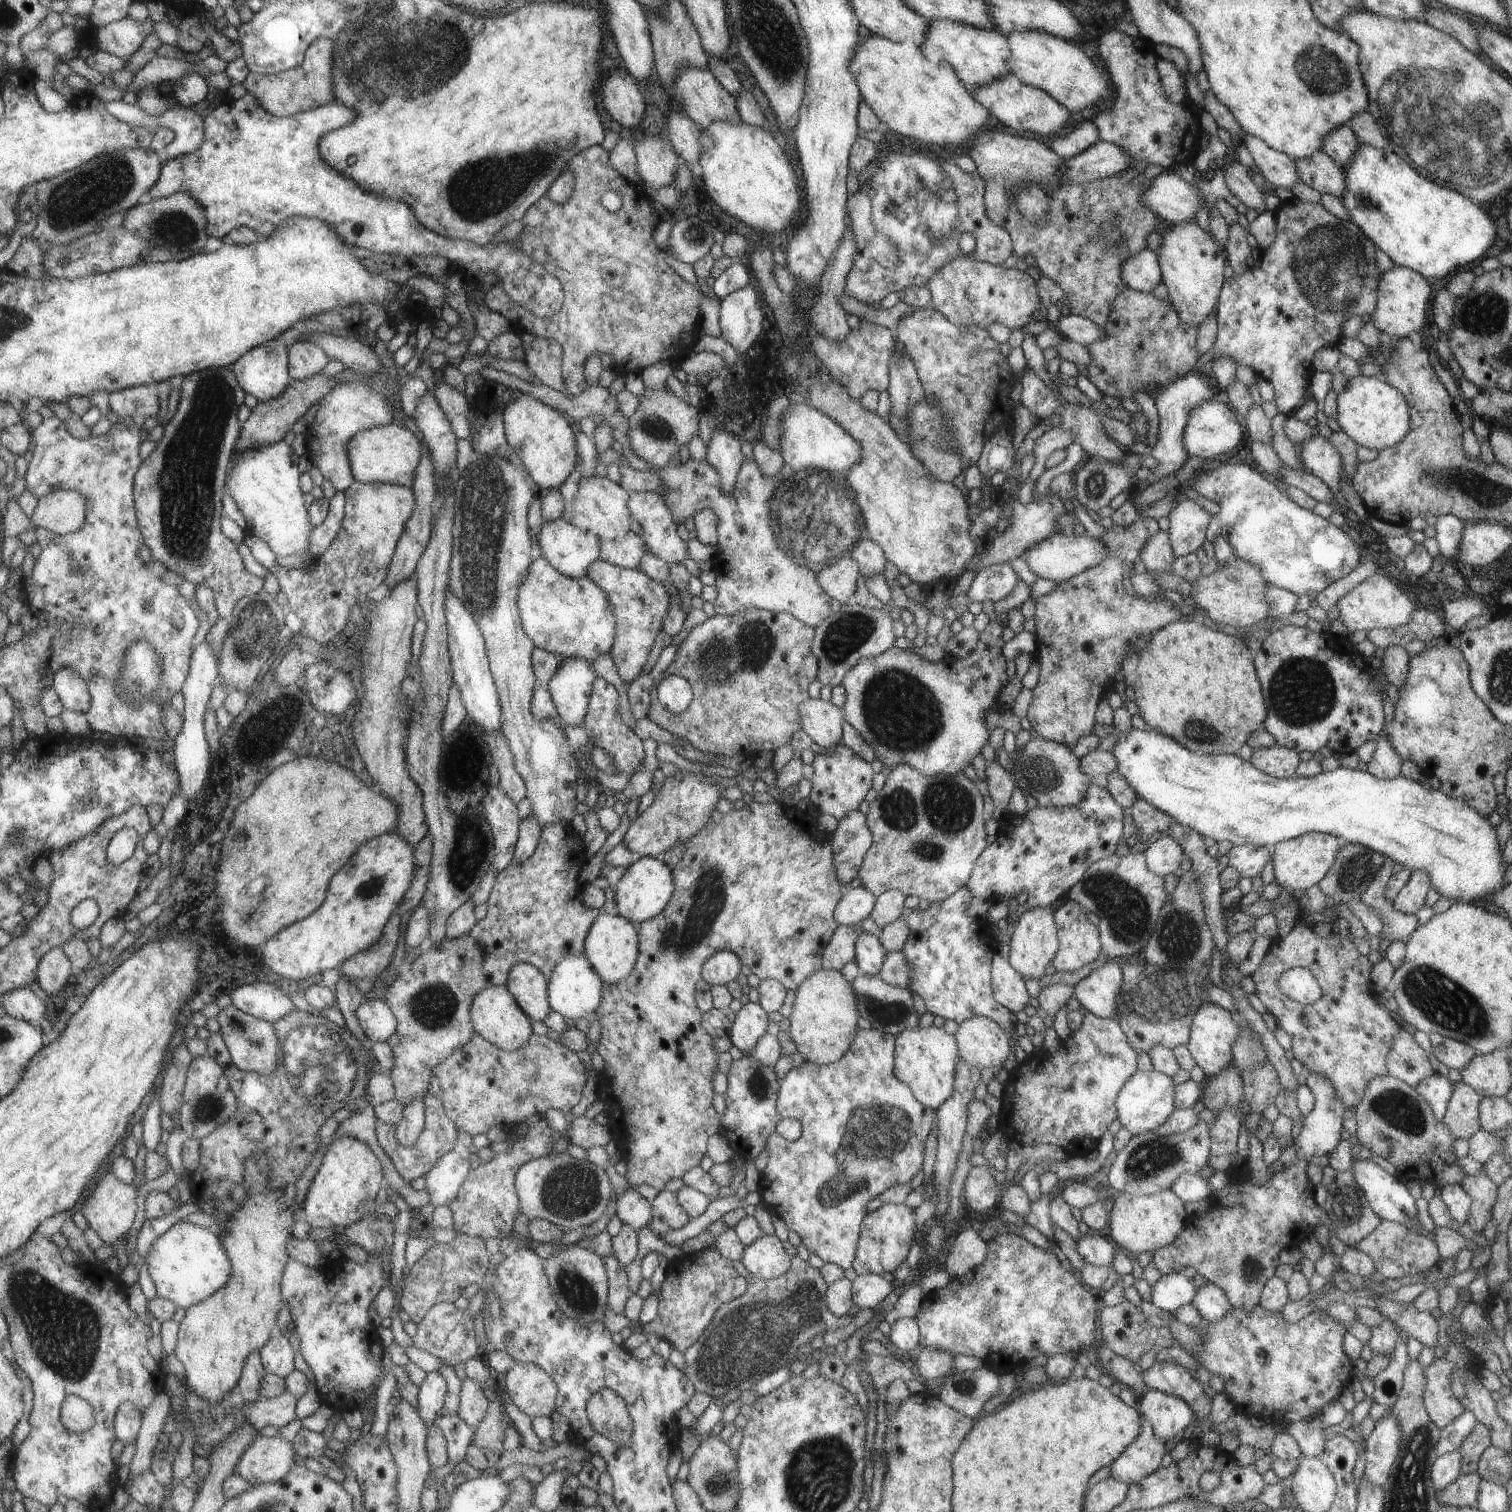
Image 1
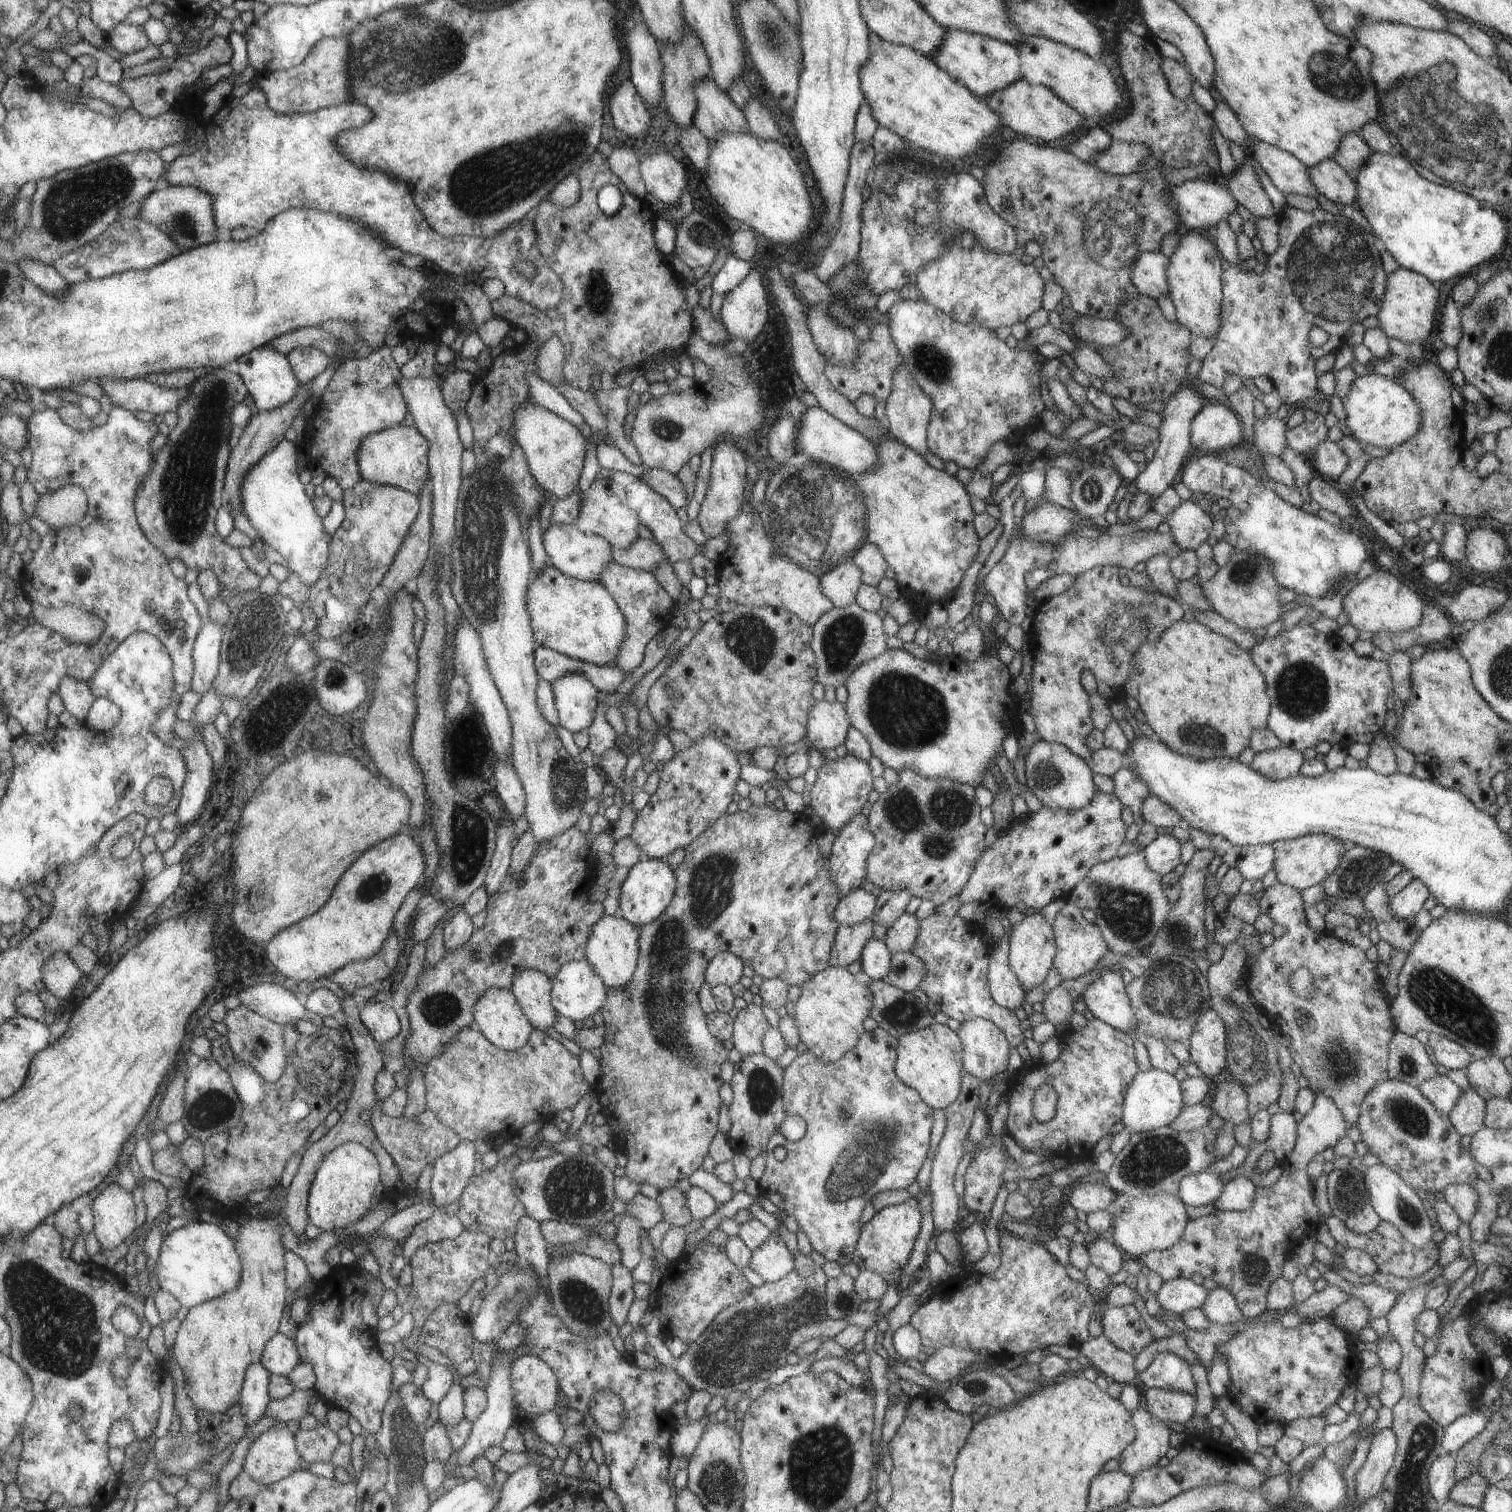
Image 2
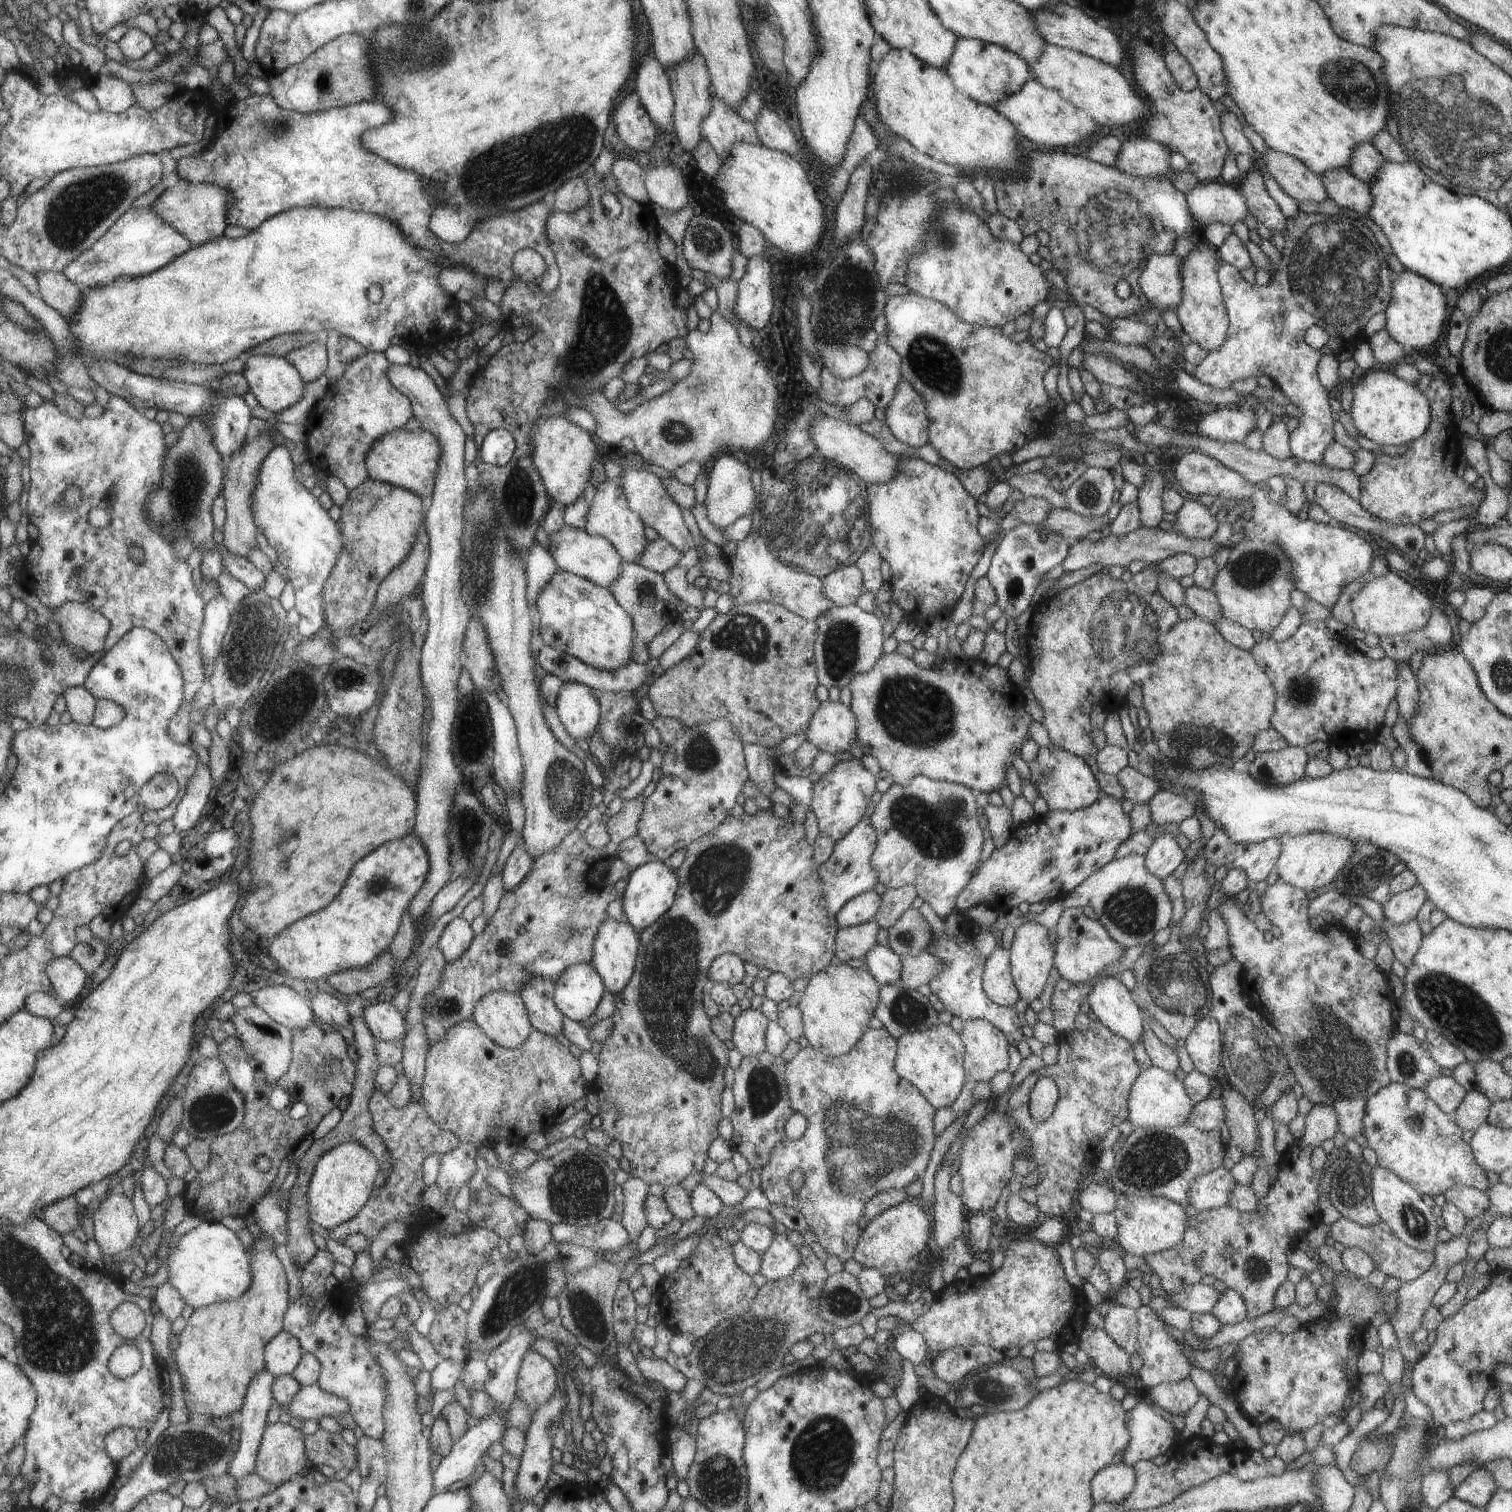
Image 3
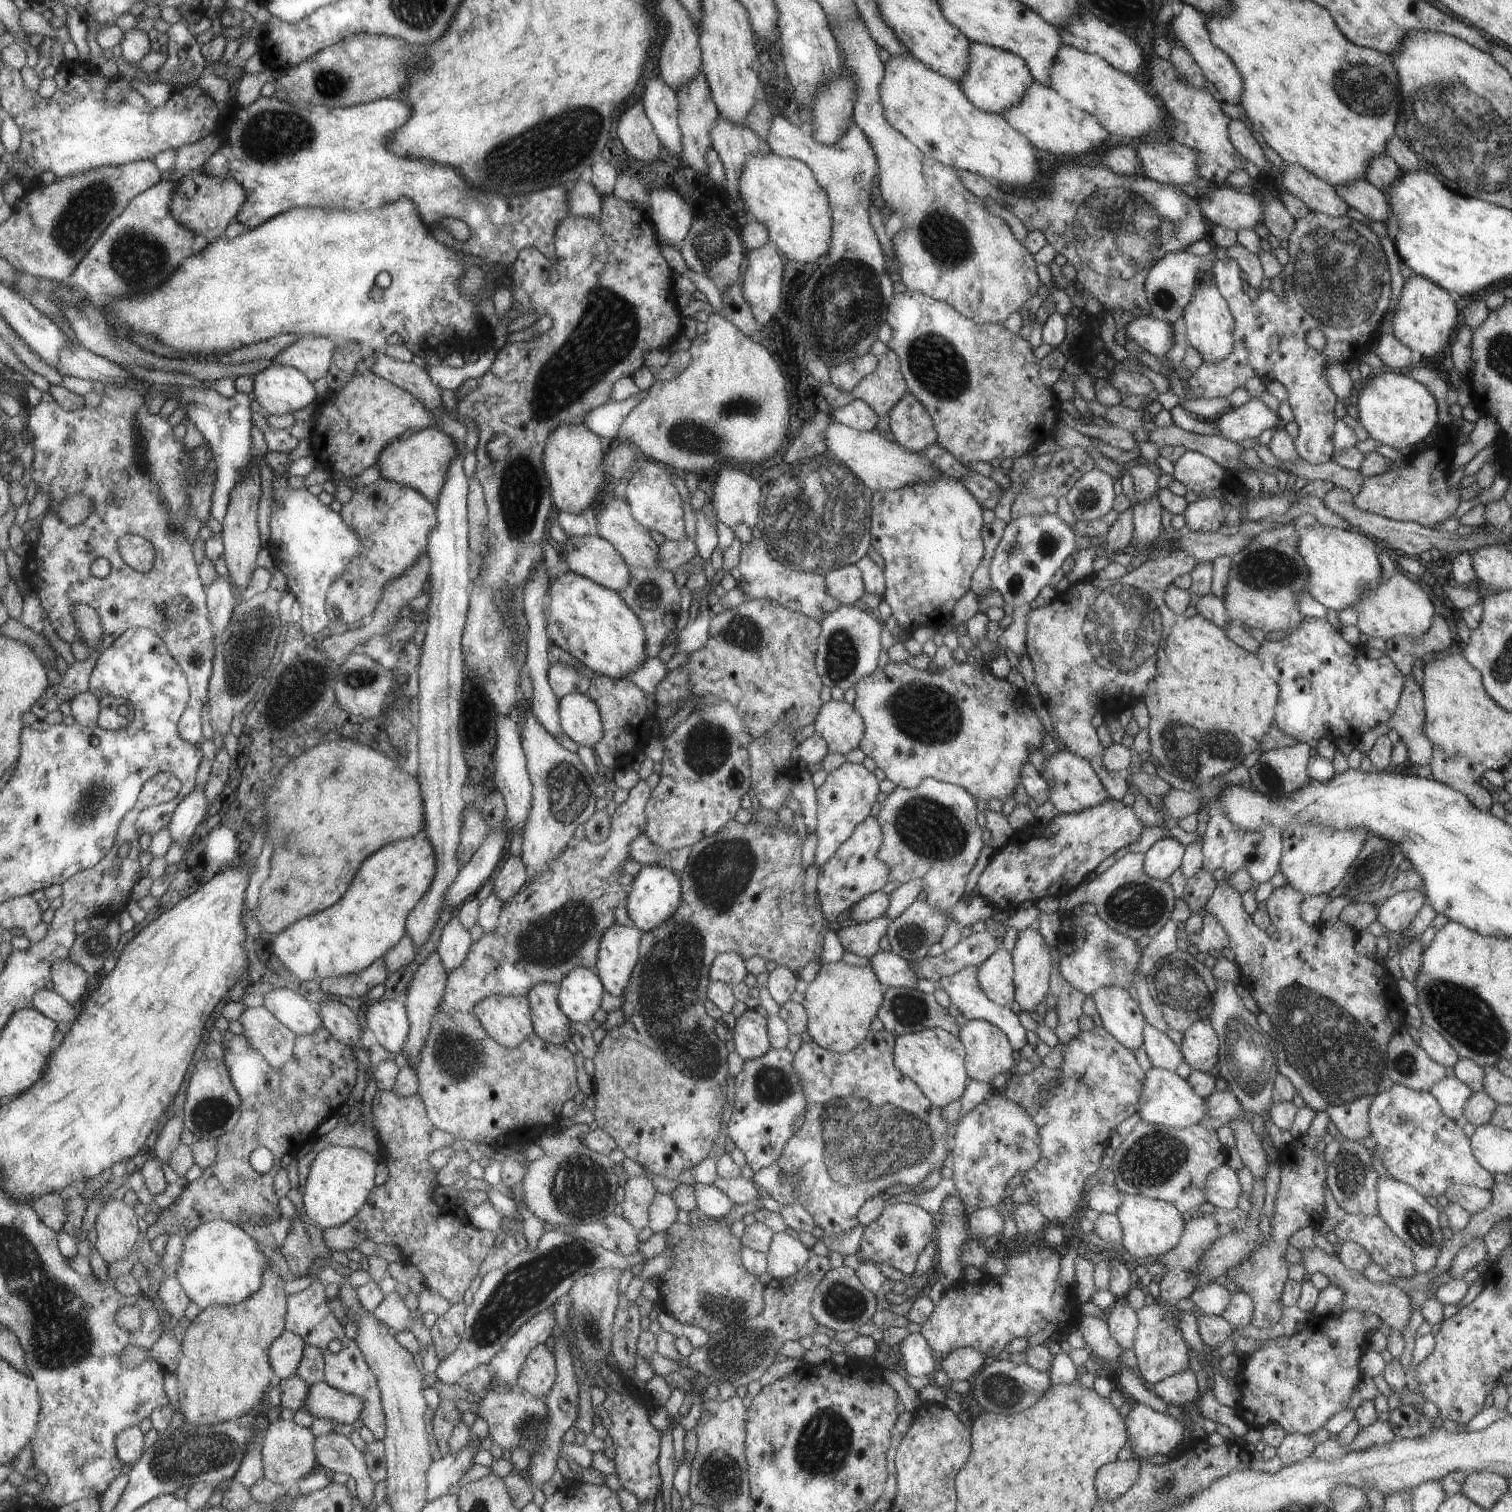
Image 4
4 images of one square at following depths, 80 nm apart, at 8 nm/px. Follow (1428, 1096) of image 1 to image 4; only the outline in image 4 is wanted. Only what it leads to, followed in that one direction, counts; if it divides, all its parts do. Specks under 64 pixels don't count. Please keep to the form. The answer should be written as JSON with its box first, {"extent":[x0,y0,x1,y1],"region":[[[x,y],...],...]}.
{"extent":[1429,1072,1472,1123],"region":[[[1449,1072],[1447,1076],[1438,1080],[1429,1090],[1442,1110],[1442,1113],[1455,1122],[1462,1123],[1462,1108],[1464,1100],[1472,1093],[1472,1090],[1457,1077]]]}

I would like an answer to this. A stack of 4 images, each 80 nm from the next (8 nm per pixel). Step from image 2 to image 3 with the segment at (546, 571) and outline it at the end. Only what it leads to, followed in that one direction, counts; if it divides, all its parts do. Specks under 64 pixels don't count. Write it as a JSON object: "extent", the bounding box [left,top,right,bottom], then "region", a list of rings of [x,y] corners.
{"extent":[537,569,635,671],"region":[[[559,569],[543,587],[537,599],[537,610],[541,613],[540,640],[542,644],[576,656],[579,660],[601,670],[612,671],[632,662],[635,623],[633,617],[619,604],[609,587],[595,584],[592,580]]]}

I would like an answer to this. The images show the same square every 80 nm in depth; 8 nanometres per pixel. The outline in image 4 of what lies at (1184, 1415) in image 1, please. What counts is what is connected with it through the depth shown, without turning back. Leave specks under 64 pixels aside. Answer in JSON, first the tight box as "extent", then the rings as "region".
{"extent":[1150,1368,1198,1408],"region":[[[1187,1368],[1180,1373],[1165,1377],[1159,1383],[1155,1383],[1150,1389],[1155,1396],[1161,1398],[1166,1404],[1181,1408],[1185,1402],[1191,1402],[1198,1396],[1198,1386],[1194,1372]]]}

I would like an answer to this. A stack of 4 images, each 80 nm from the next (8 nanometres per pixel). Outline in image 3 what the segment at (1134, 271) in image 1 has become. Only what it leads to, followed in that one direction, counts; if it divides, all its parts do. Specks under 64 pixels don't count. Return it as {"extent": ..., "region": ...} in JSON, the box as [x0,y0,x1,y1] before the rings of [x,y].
{"extent":[1137,253,1182,311],"region":[[[1149,253],[1145,266],[1137,277],[1141,292],[1160,311],[1171,308],[1182,298],[1180,264],[1182,258],[1171,253],[1158,255]]]}

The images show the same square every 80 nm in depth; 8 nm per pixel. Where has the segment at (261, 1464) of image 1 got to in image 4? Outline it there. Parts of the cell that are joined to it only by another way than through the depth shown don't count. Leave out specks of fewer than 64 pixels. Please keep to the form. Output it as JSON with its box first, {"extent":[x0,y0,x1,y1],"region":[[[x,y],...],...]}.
{"extent":[264,1419,320,1485],"region":[[[275,1419],[268,1426],[264,1436],[264,1478],[274,1483],[289,1485],[320,1470],[316,1457],[317,1436],[309,1427],[302,1427],[295,1422]]]}

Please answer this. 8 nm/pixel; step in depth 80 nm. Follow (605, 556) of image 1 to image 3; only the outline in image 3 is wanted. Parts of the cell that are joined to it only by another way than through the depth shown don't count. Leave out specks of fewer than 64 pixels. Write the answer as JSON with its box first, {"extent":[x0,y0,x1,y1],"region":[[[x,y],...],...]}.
{"extent":[633,538,683,574],"region":[[[657,538],[648,542],[648,547],[633,563],[663,574],[665,570],[675,565],[682,555],[683,553],[680,553],[672,544],[665,542],[665,539]]]}

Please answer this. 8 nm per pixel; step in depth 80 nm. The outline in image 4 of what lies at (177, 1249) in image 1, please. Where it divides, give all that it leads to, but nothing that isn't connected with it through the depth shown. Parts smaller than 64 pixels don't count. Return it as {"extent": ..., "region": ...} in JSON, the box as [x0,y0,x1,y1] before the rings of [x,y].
{"extent":[176,1219,273,1310],"region":[[[221,1219],[207,1221],[192,1232],[190,1237],[183,1241],[182,1255],[176,1270],[178,1280],[183,1285],[184,1291],[201,1310],[212,1306],[236,1305],[254,1295],[263,1286],[263,1274],[267,1268],[273,1267],[271,1260],[267,1260],[253,1237],[239,1225]]]}

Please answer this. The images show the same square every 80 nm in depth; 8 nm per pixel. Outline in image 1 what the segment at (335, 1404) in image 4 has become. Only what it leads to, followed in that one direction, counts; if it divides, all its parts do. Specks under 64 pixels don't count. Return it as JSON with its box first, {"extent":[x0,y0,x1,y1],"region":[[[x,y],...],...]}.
{"extent":[242,1391,298,1431],"region":[[[288,1391],[277,1397],[261,1396],[256,1402],[245,1402],[242,1414],[246,1422],[254,1425],[258,1431],[267,1426],[278,1430],[297,1420],[298,1400],[297,1396]]]}

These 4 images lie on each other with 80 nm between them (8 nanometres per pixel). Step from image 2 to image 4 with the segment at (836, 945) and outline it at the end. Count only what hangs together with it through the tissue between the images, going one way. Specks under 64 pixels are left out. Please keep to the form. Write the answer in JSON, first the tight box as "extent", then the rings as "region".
{"extent":[835,915,889,957],"region":[[[881,915],[864,923],[853,923],[835,927],[845,953],[853,953],[860,957],[872,957],[879,951],[879,938],[888,930],[889,921]]]}

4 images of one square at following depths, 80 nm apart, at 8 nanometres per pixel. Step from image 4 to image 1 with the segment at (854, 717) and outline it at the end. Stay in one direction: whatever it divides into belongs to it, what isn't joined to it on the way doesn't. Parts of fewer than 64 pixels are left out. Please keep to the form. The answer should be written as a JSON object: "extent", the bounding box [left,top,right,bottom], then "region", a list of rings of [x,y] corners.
{"extent":[800,699,844,746],"region":[[[809,699],[800,706],[801,729],[817,746],[835,746],[842,738],[844,711],[830,701]]]}

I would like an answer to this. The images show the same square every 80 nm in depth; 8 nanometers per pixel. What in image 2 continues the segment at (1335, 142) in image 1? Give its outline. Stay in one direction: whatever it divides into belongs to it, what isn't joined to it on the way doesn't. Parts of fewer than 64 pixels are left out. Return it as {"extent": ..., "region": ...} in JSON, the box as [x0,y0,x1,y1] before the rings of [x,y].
{"extent":[1332,131,1372,181],"region":[[[1351,131],[1344,136],[1340,144],[1339,151],[1333,154],[1332,159],[1346,170],[1347,176],[1353,181],[1357,176],[1358,170],[1362,164],[1365,164],[1367,157],[1372,150],[1366,145],[1366,142],[1357,134]]]}

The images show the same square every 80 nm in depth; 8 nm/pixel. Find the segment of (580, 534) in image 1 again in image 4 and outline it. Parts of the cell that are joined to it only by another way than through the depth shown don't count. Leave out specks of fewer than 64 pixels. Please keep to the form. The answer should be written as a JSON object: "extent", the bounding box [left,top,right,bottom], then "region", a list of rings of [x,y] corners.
{"extent":[557,535,632,593],"region":[[[599,535],[566,536],[568,541],[561,551],[561,546],[557,548],[562,560],[562,565],[569,568],[570,572],[594,580],[597,584],[605,588],[622,593],[625,587],[632,582],[632,572],[624,556],[617,550],[617,547],[606,538]]]}

